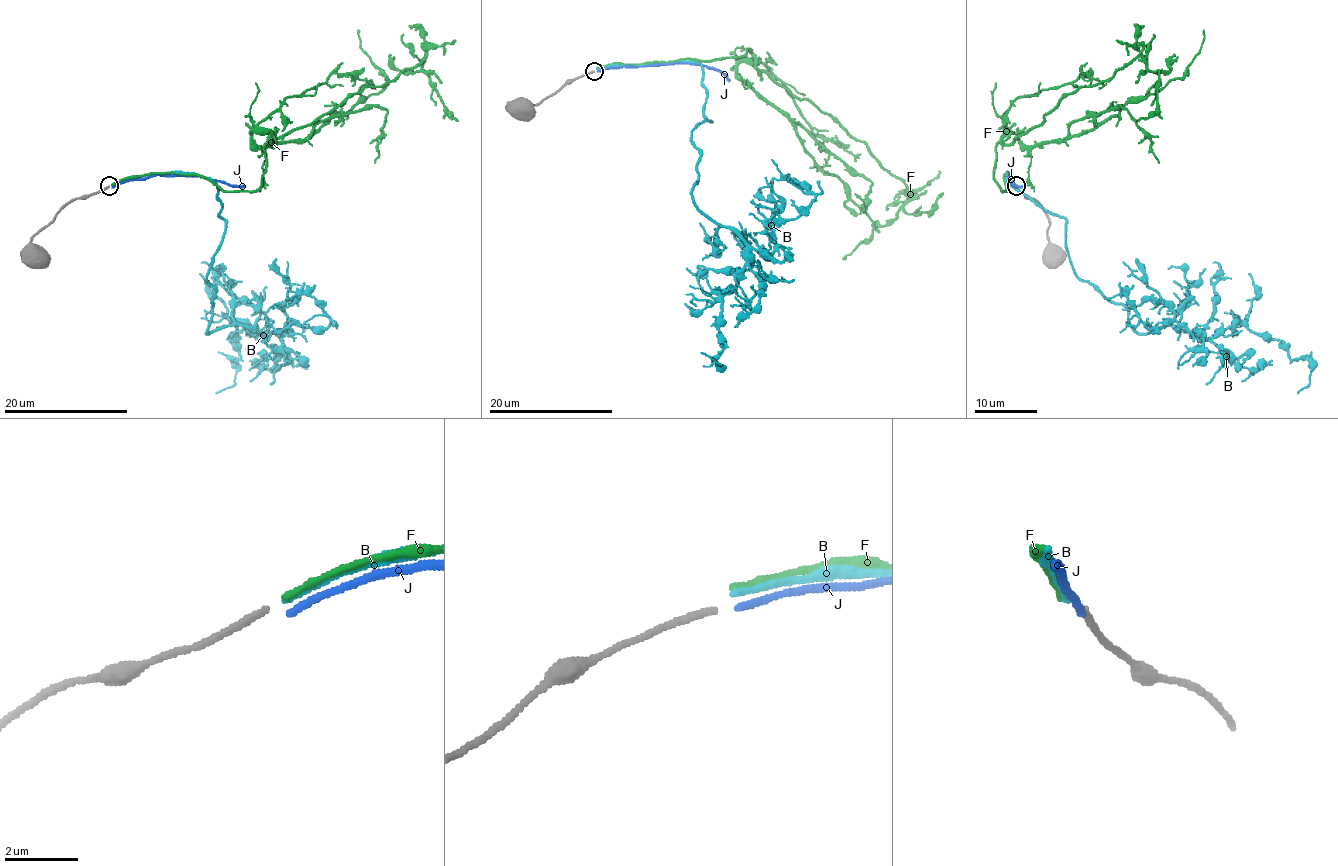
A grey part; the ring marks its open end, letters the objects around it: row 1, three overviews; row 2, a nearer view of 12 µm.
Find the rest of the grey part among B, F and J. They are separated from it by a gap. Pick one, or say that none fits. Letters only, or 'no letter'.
no letter

